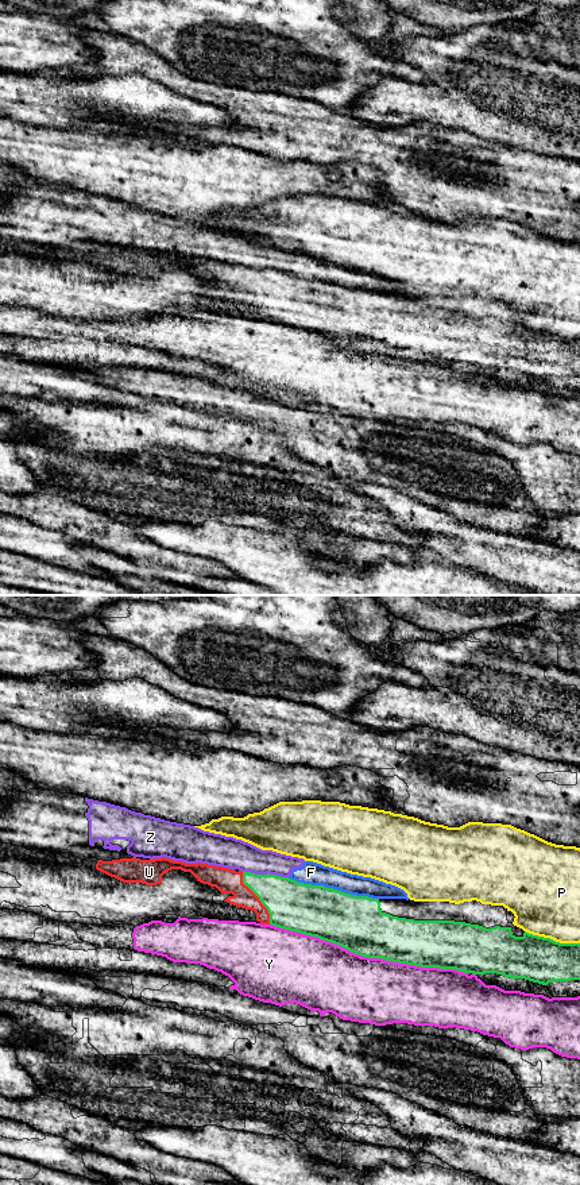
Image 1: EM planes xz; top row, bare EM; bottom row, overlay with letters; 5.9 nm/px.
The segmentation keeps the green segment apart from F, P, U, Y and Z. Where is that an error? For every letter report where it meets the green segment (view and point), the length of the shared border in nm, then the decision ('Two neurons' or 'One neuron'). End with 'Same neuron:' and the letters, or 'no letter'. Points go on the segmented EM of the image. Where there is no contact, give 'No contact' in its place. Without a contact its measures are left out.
F: Touches green at xz (332, 888). Shared border 550 nm. Two neurons
P: Touches green at xz (552, 940). Shared border 340 nm. Two neurons
U: Touches green at xz (258, 896). Shared border 360 nm. One neuron
Y: Touches green at xz (368, 957). Shared border 1200 nm. Two neurons
Z: Touches green at xz (267, 873). Shared border 280 nm. Two neurons
Same neuron: U

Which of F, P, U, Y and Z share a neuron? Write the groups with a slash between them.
F Z / P / U / Y

